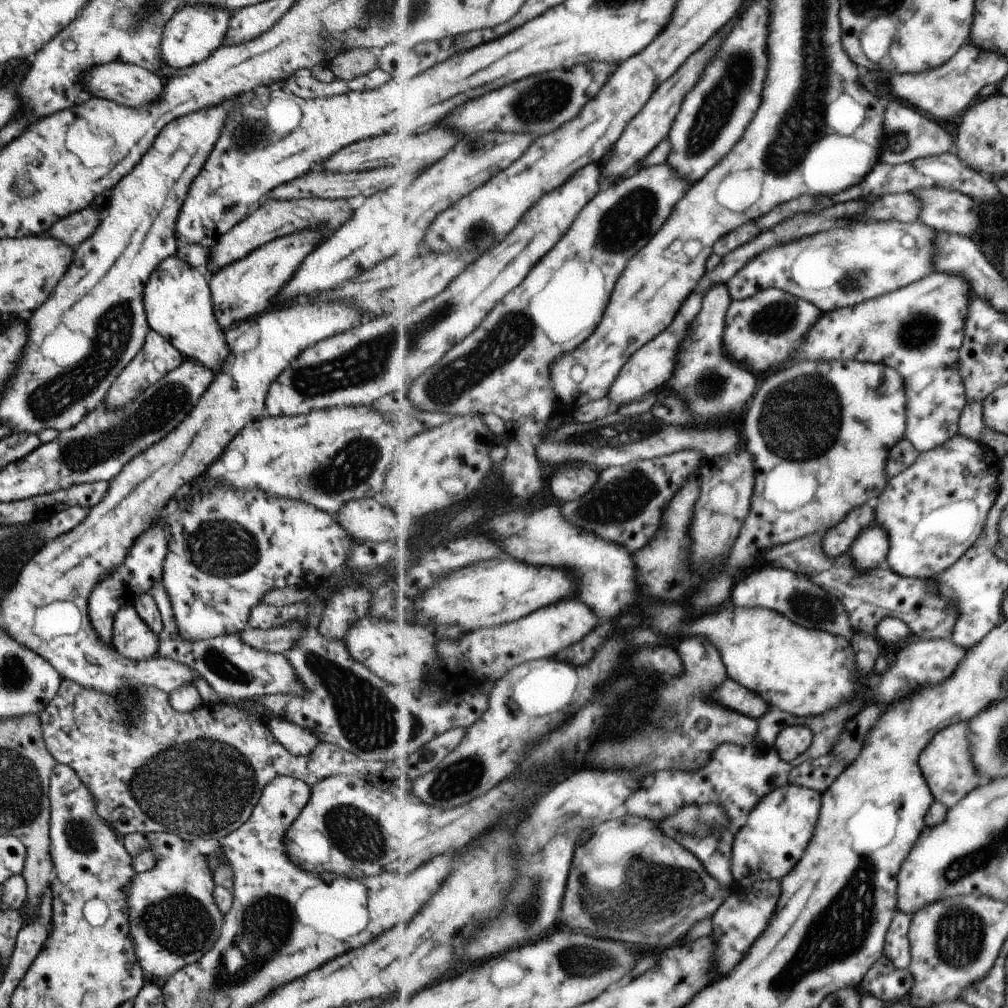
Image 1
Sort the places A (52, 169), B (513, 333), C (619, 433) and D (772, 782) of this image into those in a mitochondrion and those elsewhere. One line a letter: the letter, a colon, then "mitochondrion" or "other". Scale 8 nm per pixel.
A: mitochondrion
B: mitochondrion
C: mitochondrion
D: other

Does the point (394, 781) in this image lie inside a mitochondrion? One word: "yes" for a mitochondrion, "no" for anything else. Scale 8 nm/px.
no

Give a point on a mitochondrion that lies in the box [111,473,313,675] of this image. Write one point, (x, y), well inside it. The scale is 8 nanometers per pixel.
(225, 549)

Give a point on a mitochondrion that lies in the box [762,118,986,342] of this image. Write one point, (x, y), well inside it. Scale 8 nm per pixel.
(858, 279)

